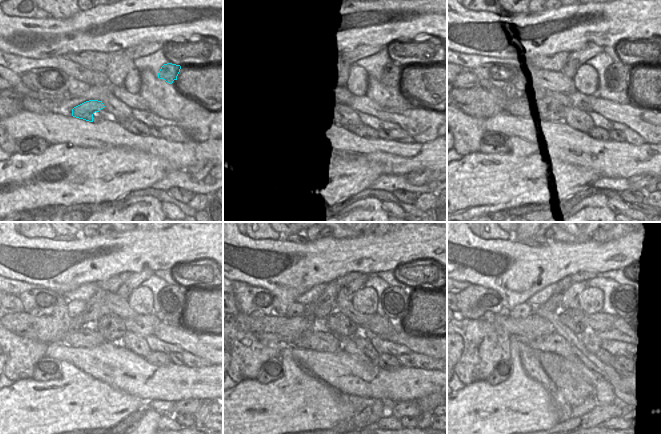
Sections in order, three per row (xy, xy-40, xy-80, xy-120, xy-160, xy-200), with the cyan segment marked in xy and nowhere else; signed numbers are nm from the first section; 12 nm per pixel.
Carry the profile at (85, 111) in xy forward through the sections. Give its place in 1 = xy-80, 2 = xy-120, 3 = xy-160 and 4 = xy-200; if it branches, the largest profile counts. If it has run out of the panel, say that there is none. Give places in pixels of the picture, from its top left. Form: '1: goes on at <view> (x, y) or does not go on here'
1: goes on at xy-80 (560, 100)
2: goes on at xy-120 (113, 323)
3: goes on at xy-160 (339, 323)
4: goes on at xy-200 (573, 318)

